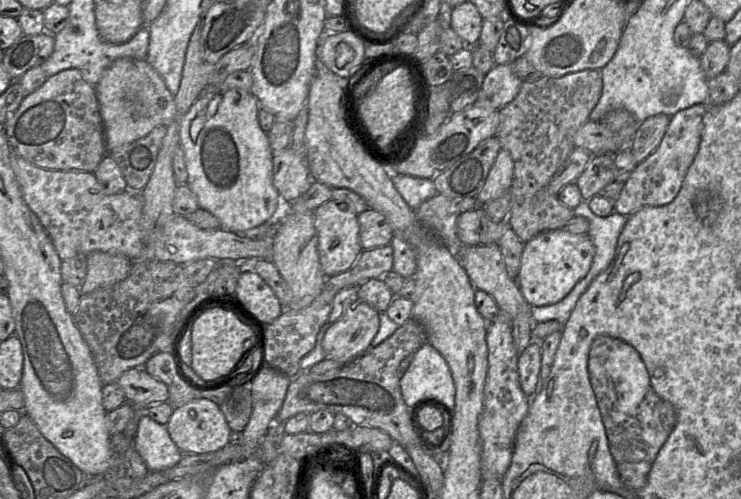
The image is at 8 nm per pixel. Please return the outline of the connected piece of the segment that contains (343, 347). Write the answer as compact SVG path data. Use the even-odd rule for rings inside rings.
M359 300L336 322L329 324L322 340L326 359L349 363L371 348L380 313Z

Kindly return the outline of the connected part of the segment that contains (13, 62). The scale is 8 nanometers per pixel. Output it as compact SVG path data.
M46 31L37 35L23 34L4 50L3 66L12 80L18 80L27 70L42 65L53 53L55 37Z

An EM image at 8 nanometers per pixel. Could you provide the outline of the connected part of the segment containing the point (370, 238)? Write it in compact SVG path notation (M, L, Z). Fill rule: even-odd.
M367 209L358 215L359 240L363 250L390 245L393 229L386 217L374 209Z

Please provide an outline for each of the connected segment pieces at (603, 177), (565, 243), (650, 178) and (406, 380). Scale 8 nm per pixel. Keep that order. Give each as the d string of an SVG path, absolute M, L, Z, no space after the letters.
M614 154L592 155L583 173L575 181L584 201L599 195L605 186L615 181Z
M555 229L536 235L524 245L517 277L524 299L532 307L561 301L587 275L594 255L595 247L587 234L571 234Z
M707 103L694 104L670 117L670 123L658 147L638 163L630 177L624 182L619 197L613 202L614 211L630 216L644 207L663 206L676 198L699 149L703 130L702 120L707 107Z
M426 342L415 354L400 379L402 397L409 408L425 398L439 402L441 408L453 410L456 389L450 367L443 356Z

